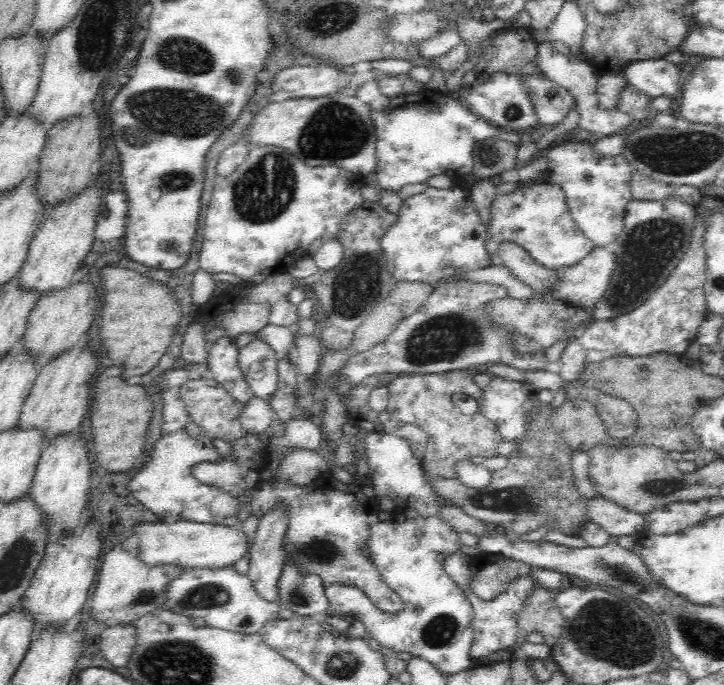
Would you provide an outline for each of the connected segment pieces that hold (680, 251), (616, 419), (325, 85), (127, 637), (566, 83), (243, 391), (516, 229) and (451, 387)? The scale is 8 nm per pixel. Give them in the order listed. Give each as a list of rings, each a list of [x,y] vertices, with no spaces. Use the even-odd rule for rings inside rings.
[[[631,200],[625,208],[622,232],[610,247],[615,268],[606,294],[598,302],[594,315],[590,316],[592,322],[632,312],[645,302],[677,270],[690,249],[691,234],[690,228],[679,218],[668,216],[661,201]]]
[[[577,381],[566,386],[566,398],[578,397],[590,401],[604,421],[607,433],[616,440],[632,436],[637,414],[628,401],[596,389],[584,388]]]
[[[322,63],[318,68],[310,68],[308,66],[294,66],[292,68],[286,67],[283,68],[273,76],[272,81],[272,92],[268,92],[268,94],[274,93],[278,94],[278,92],[284,92],[286,94],[286,98],[290,98],[294,100],[294,98],[320,98],[328,95],[334,94],[338,89],[342,88],[337,83],[337,75],[340,73],[341,68],[336,68],[336,66],[329,63]]]
[[[133,623],[105,627],[99,634],[98,648],[107,667],[126,667],[134,646]]]
[[[551,43],[539,44],[536,49],[536,65],[539,72],[550,82],[565,88],[572,97],[575,110],[578,112],[577,129],[586,132],[595,132],[602,136],[610,136],[623,133],[633,126],[632,118],[620,109],[604,110],[600,108],[598,97],[596,97],[597,77],[596,71],[588,63],[578,60],[571,61],[568,57],[554,50]]]
[[[218,337],[205,347],[209,376],[224,385],[232,397],[245,403],[254,397],[237,364],[238,347],[230,338]]]
[[[549,179],[520,185],[519,190],[497,197],[492,204],[493,219],[488,232],[494,240],[516,242],[525,248],[532,261],[548,271],[573,266],[594,250],[572,218],[564,189]]]
[[[465,371],[401,376],[388,385],[390,400],[387,412],[399,421],[421,426],[428,433],[427,447],[421,458],[428,482],[436,477],[454,478],[454,463],[457,460],[496,456],[497,446],[503,441],[496,427],[486,420],[479,408],[474,414],[466,415],[454,407],[455,397],[463,394],[475,398],[478,405],[482,404],[483,390],[474,386],[473,378],[462,372]]]

